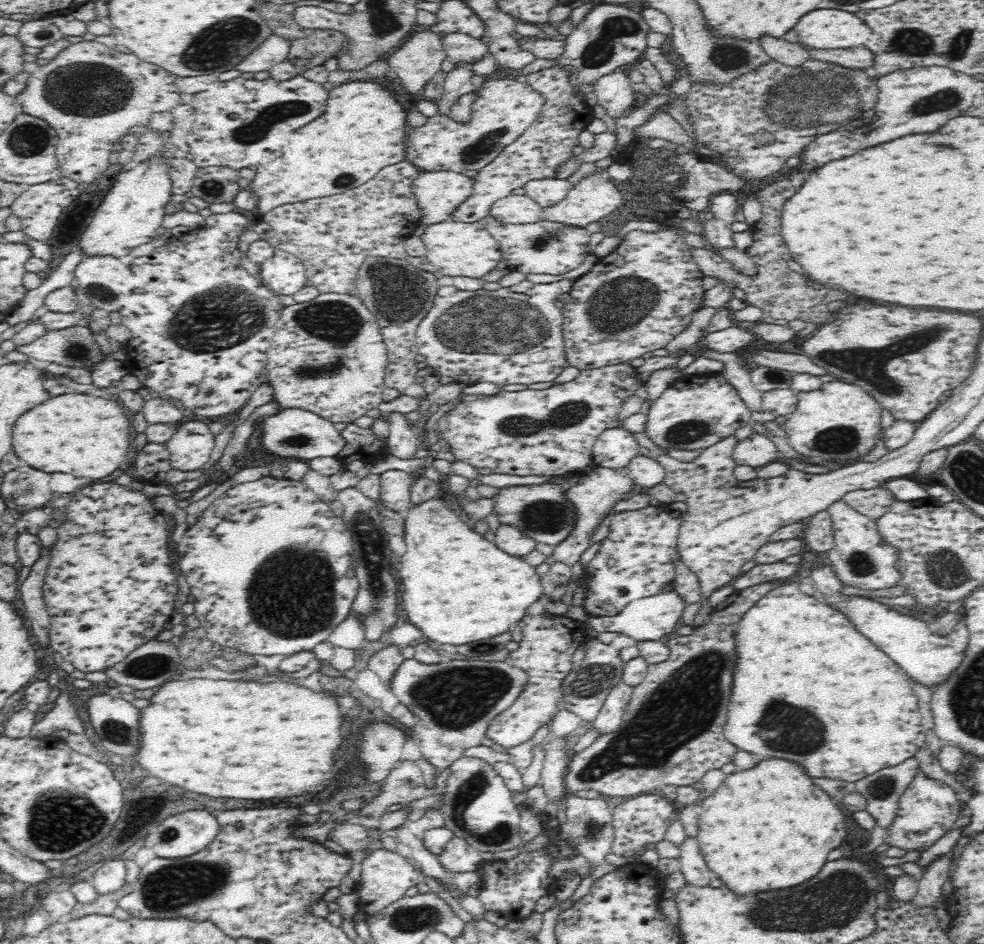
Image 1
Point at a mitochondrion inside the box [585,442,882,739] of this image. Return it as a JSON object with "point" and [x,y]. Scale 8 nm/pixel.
{"point":[860,564]}

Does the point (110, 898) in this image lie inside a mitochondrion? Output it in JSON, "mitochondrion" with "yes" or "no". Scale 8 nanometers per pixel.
{"mitochondrion":"no"}

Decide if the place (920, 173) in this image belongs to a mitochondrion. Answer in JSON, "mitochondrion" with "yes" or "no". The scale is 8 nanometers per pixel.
{"mitochondrion":"no"}

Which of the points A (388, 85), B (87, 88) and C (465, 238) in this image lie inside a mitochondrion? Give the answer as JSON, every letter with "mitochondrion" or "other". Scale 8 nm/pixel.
{"A":"other","B":"mitochondrion","C":"other"}

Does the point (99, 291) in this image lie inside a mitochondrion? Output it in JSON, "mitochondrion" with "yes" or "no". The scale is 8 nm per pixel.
{"mitochondrion":"yes"}

